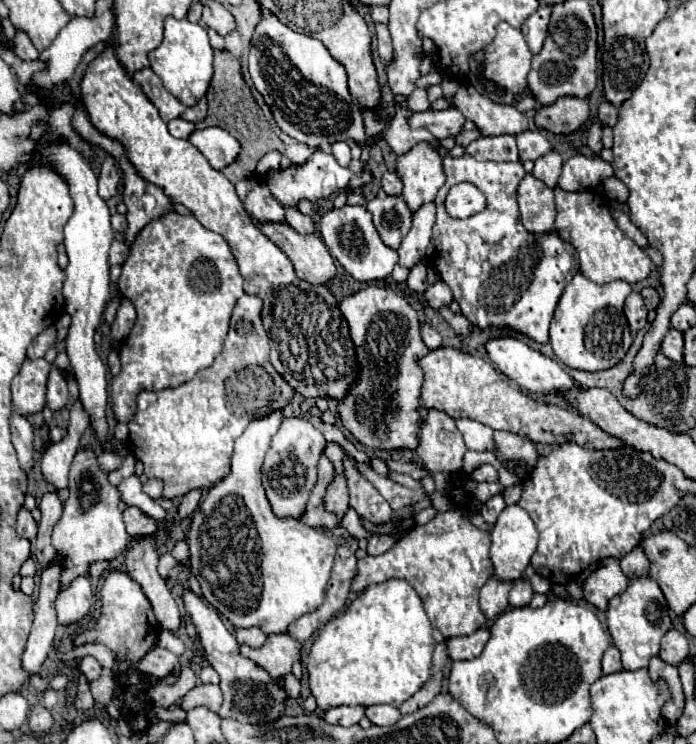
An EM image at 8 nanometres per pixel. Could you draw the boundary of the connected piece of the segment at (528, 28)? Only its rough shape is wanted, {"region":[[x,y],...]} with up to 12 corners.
{"region":[[542,4],[520,28],[532,54],[544,44],[552,8]]}

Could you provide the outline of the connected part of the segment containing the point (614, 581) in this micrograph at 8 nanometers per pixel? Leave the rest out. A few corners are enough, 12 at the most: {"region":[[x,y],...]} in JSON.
{"region":[[610,556],[586,578],[584,598],[598,610],[624,592],[628,578]]}

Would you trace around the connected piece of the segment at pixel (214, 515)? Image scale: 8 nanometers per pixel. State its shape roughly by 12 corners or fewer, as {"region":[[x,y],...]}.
{"region":[[282,410],[234,442],[190,562],[236,628],[286,634],[326,598],[336,542],[276,518],[260,466]]}

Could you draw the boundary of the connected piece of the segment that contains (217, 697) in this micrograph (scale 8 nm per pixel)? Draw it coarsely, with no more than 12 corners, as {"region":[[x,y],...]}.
{"region":[[200,684],[184,696],[182,708],[206,706],[218,712],[222,692],[214,684]]}

